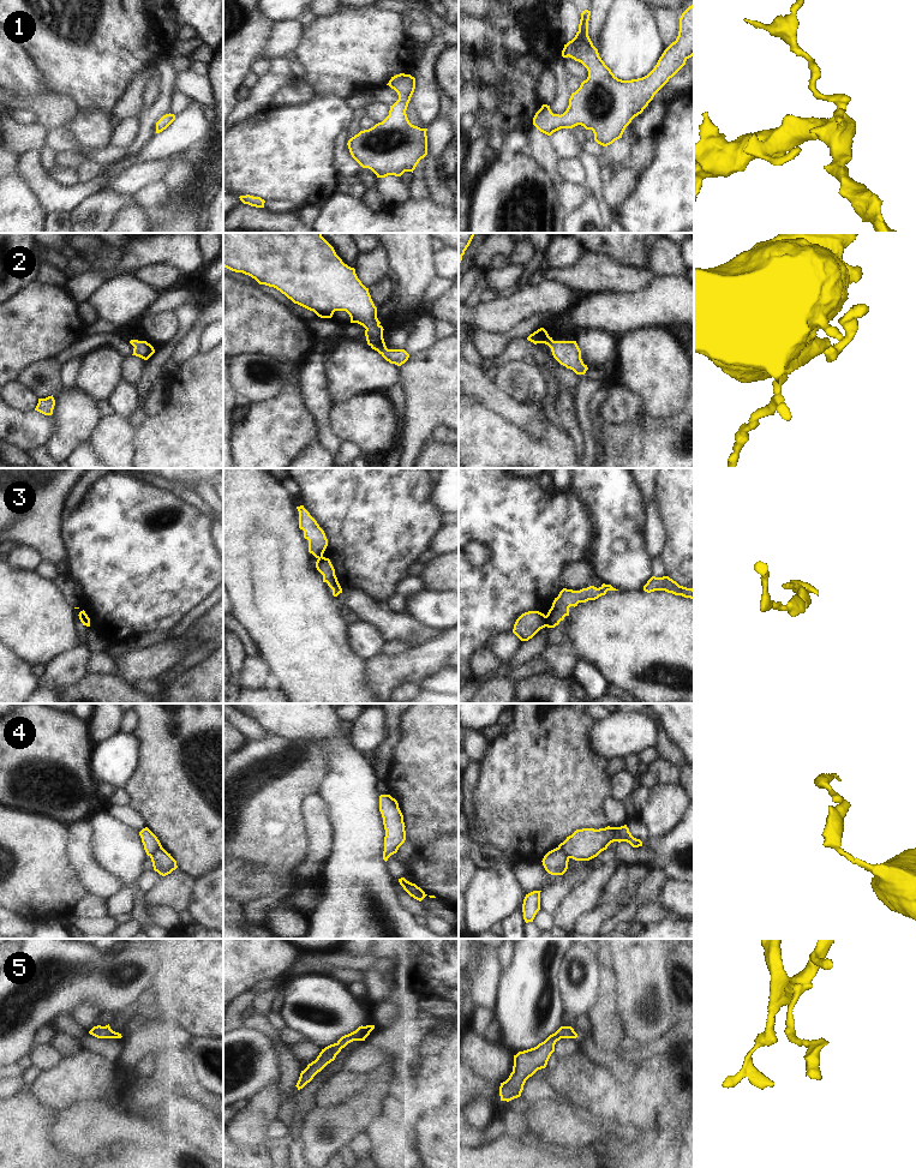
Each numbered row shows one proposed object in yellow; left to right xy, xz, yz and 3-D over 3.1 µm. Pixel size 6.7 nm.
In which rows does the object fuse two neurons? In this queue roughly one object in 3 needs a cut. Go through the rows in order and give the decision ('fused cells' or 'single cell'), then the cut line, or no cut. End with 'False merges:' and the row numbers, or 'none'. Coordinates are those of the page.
1: single cell | no cut
2: single cell | no cut
3: fused cells | yz (545, 616), (546, 626)
4: fused cells | yz (558, 846), (569, 857)
5: single cell | no cut
False merges: 3, 4

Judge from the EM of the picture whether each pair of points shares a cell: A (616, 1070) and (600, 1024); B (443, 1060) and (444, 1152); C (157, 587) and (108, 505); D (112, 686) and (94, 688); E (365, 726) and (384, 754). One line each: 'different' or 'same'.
A: different
B: same
C: same
D: same
E: different

